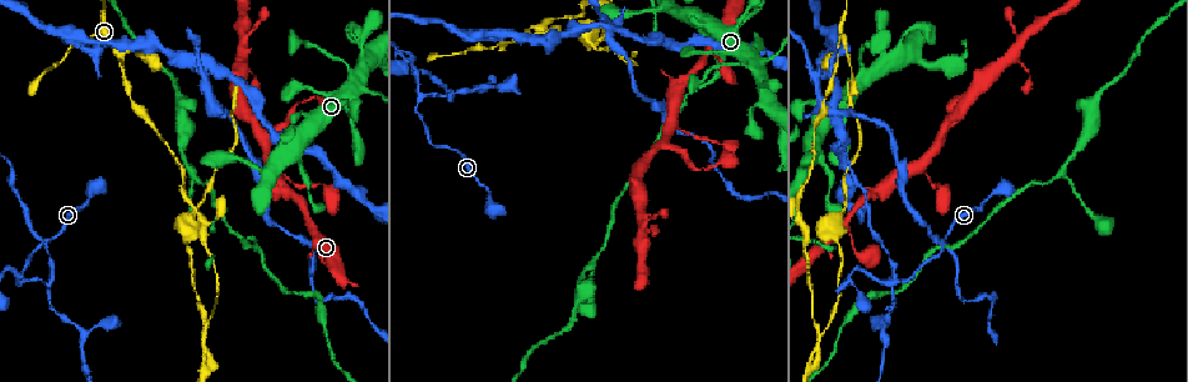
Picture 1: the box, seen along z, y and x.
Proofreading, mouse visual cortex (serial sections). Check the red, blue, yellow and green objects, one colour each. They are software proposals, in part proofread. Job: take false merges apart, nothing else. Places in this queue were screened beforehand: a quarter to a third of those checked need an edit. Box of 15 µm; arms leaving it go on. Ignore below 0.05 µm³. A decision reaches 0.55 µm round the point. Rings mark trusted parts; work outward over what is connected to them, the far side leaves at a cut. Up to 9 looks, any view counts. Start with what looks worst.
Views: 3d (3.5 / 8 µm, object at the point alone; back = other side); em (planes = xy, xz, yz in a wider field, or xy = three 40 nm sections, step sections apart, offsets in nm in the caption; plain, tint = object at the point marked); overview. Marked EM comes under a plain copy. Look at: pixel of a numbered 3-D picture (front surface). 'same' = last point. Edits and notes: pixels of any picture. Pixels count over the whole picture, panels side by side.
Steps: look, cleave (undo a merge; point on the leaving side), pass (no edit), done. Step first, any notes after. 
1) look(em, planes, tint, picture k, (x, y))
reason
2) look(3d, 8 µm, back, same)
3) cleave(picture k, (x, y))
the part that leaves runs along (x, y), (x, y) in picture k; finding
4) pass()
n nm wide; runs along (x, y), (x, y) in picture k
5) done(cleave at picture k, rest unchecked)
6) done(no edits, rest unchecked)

look(3d, 3.5 µm, picture 1, (118, 54))
side arm on a straight run

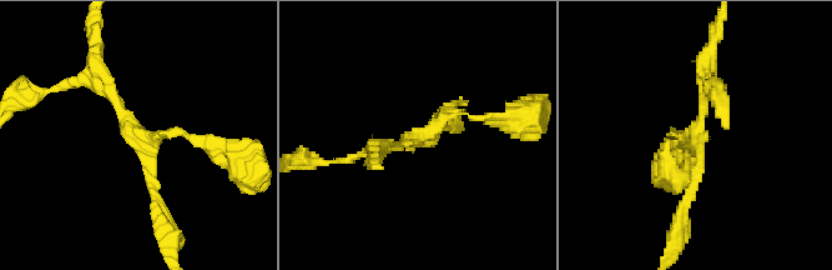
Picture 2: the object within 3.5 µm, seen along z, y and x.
look(em, xy, step 1, tint, picture 2, (140, 139))
3 arms; arms of 100, 150, 150 nm; need the tissue

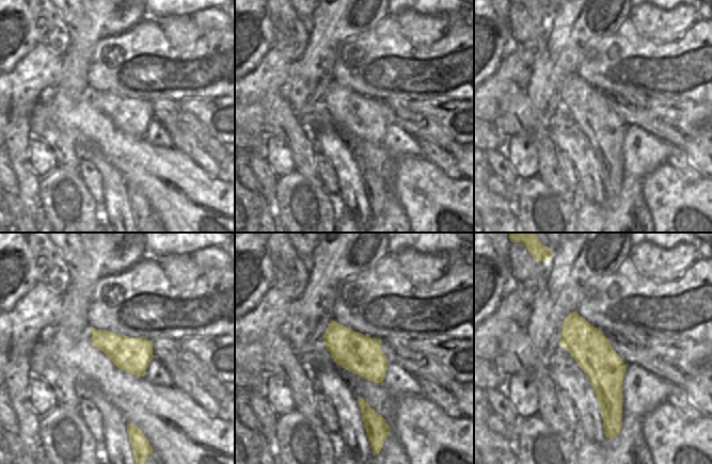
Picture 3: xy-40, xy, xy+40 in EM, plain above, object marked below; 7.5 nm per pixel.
pass()
runs along (574, 314), (605, 370), (606, 421) in picture 3; all the same cell

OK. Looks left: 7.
look(3d, 3.5 µm, back, picture 1, (205, 241))

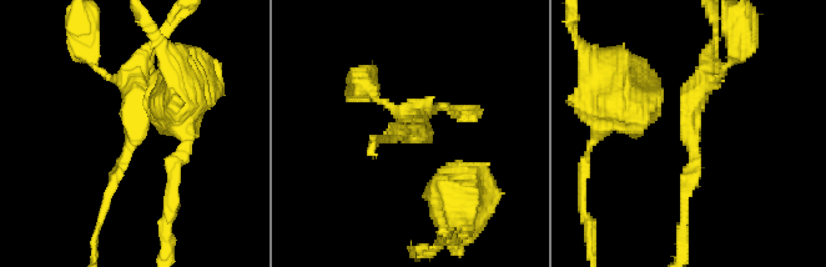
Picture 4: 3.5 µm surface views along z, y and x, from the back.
look(em, planes, tint, picture 4, (690, 141))
arms of 150, 300 nm

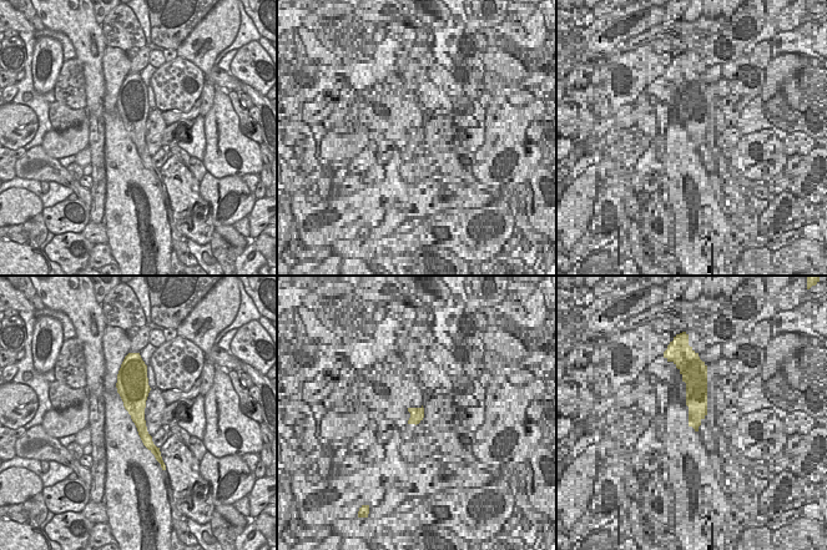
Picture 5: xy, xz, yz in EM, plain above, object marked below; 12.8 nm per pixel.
look(em, xy, step 1, tint, same)

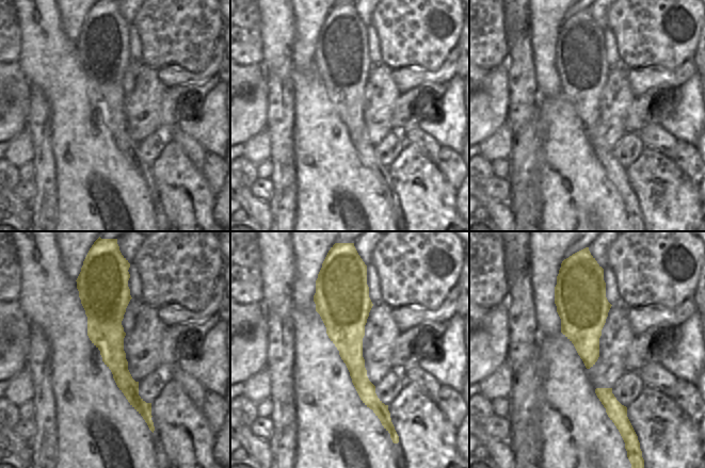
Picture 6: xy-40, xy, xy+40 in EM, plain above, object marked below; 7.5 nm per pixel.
pass()
320 nm wide; runs along (341, 280), (351, 354), (381, 414) in picture 6; one cell here

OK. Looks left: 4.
look(3d, 8 µm, picture 1, (203, 338))
a fork

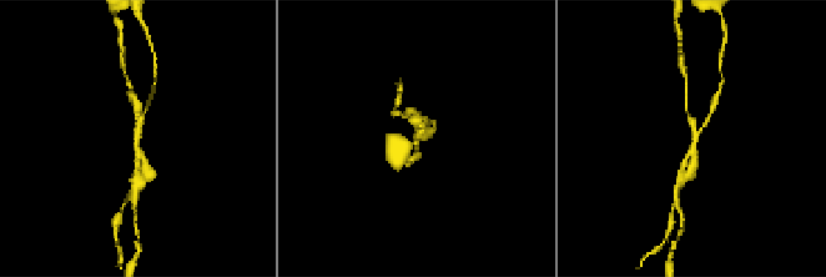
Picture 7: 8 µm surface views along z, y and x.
look(3d, 3.5 µm, picture 7, (415, 138))

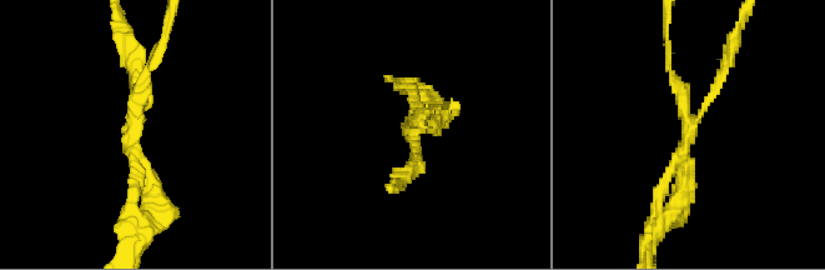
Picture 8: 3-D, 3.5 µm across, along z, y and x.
look(em, xy, step 1, tint, picture 8, (694, 126))
3 arms; arms of 100, 150, 200 nm; now the EM

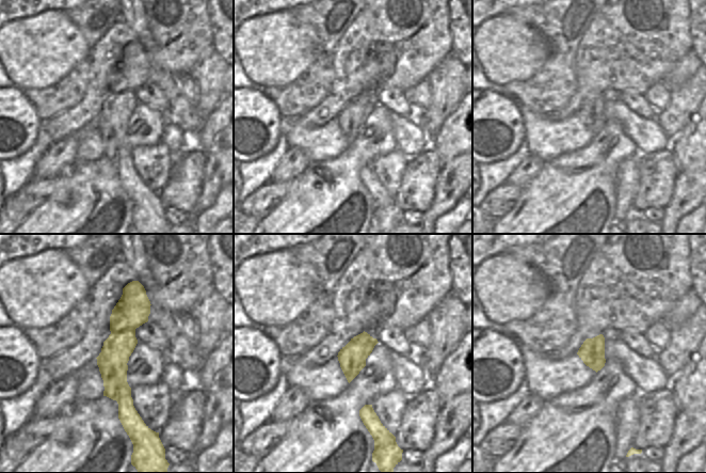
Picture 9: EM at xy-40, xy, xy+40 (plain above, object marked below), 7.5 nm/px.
cleave(picture 8, (720, 78))
the part that leaves runs along (695, 120), (722, 78), (740, 24) in picture 8; two cells meet here

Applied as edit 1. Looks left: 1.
done(cleave at picture 8, rest unchecked)

